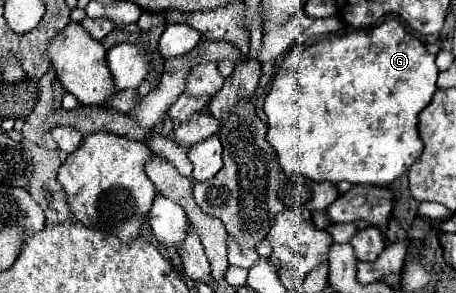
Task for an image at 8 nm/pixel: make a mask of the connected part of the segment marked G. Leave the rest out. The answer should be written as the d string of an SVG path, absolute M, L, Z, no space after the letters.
M388 18L372 30L354 30L354 32L348 32L348 34L342 34L342 36L330 34L328 38L322 38L312 46L294 44L294 48L288 52L288 56L280 64L280 70L274 74L270 90L268 90L266 100L264 100L264 112L268 116L266 140L268 140L270 146L274 146L276 154L278 154L280 168L286 172L288 177L291 174L298 174L314 182L338 184L338 182L346 180L350 184L388 186L388 184L396 182L416 162L416 158L422 154L424 142L420 140L418 128L416 128L418 126L418 114L430 104L430 100L436 92L436 78L438 78L438 66L434 62L434 54L430 54L418 38L408 34L398 18Z

